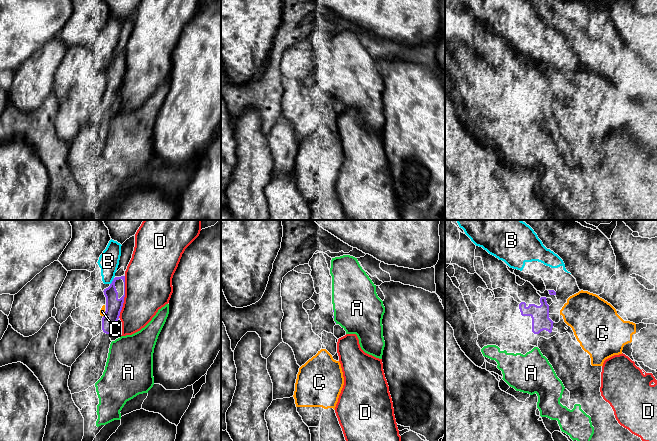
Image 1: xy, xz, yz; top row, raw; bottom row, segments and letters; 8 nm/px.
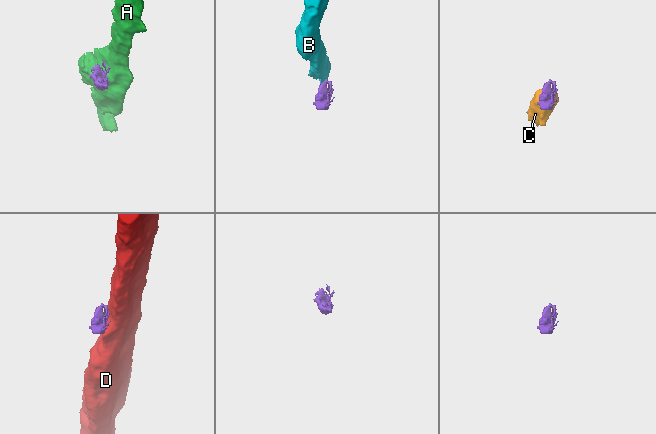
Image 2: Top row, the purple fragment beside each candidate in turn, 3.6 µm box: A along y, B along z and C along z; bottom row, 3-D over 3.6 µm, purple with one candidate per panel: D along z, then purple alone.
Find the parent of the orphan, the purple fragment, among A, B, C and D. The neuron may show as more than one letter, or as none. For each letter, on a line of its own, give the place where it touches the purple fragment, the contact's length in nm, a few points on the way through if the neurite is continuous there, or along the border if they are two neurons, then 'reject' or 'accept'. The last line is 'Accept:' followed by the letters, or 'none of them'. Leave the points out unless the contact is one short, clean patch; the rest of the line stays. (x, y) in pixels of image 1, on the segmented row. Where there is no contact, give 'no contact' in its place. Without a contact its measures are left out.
A: no contact | reject
B: xy (112, 281) | 70 nm | along xy (114, 278), (110, 284) | reject
C: xy (104, 314) | 50 nm | along xy (105, 311), (103, 316) | reject
D: xy (124, 296) | 340 nm | along xy (125, 276), (124, 302), (118, 317) | reject
Accept: none of them

